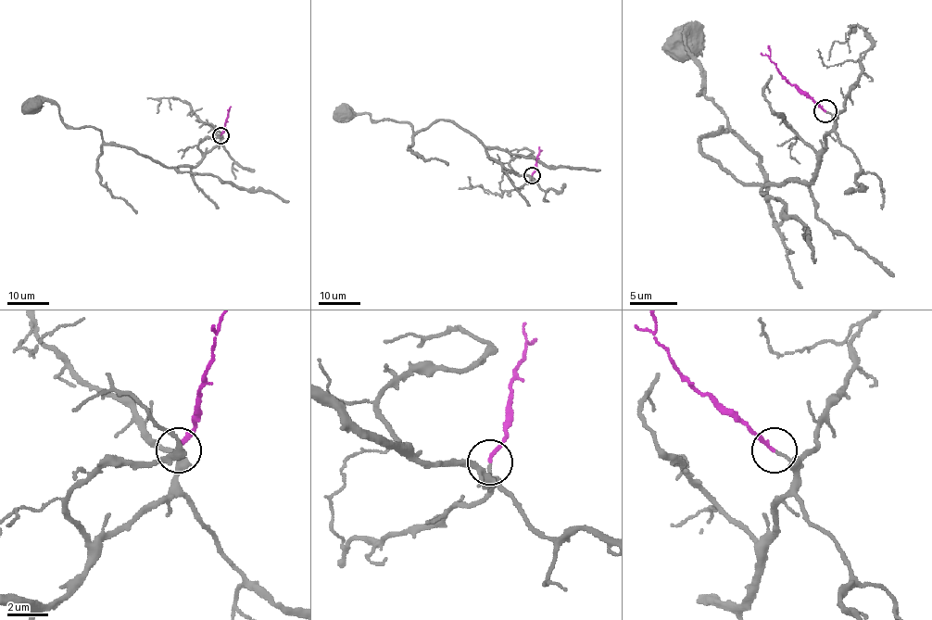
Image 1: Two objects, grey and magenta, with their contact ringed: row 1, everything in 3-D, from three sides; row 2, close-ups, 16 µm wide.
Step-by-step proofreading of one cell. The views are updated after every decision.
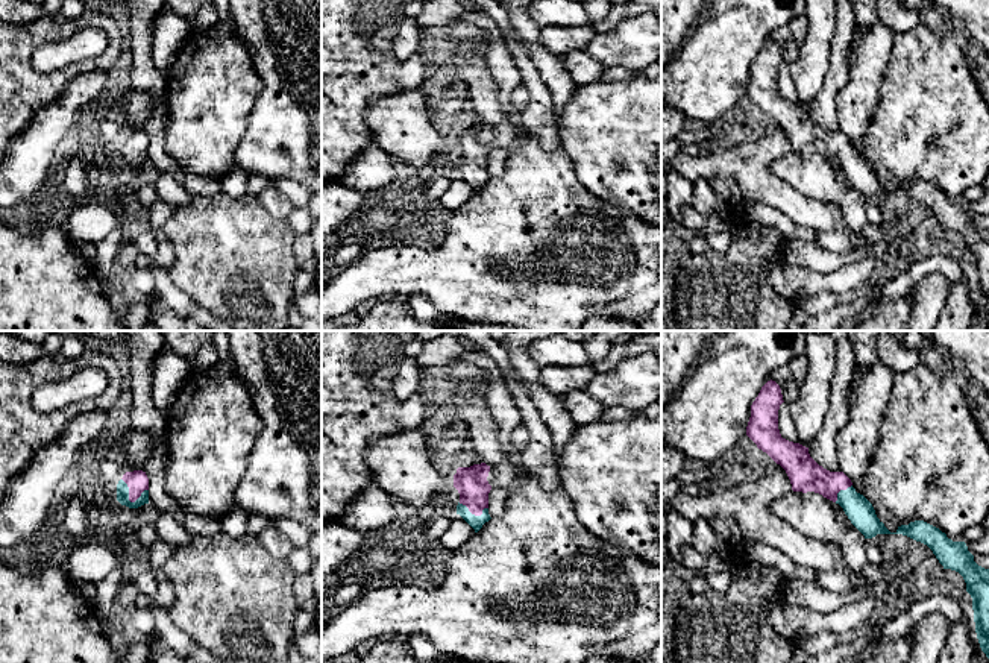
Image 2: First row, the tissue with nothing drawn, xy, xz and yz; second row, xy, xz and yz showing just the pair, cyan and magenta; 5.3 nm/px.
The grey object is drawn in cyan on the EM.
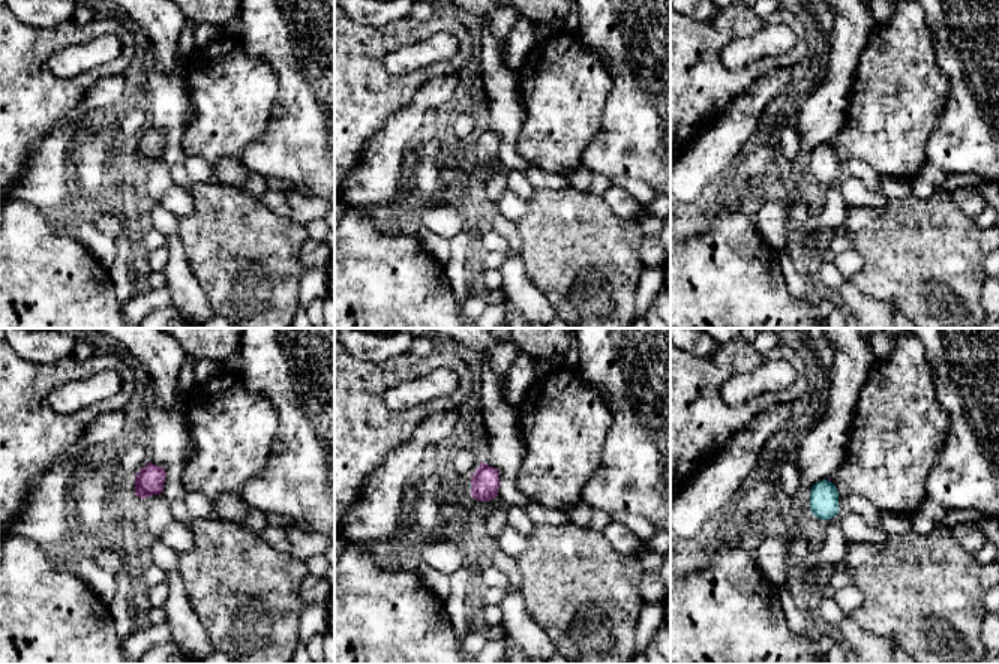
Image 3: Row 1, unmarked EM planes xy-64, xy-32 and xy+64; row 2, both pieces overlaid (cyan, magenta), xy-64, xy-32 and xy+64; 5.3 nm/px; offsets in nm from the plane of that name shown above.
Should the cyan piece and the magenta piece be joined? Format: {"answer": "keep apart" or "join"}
{"answer": "join"}

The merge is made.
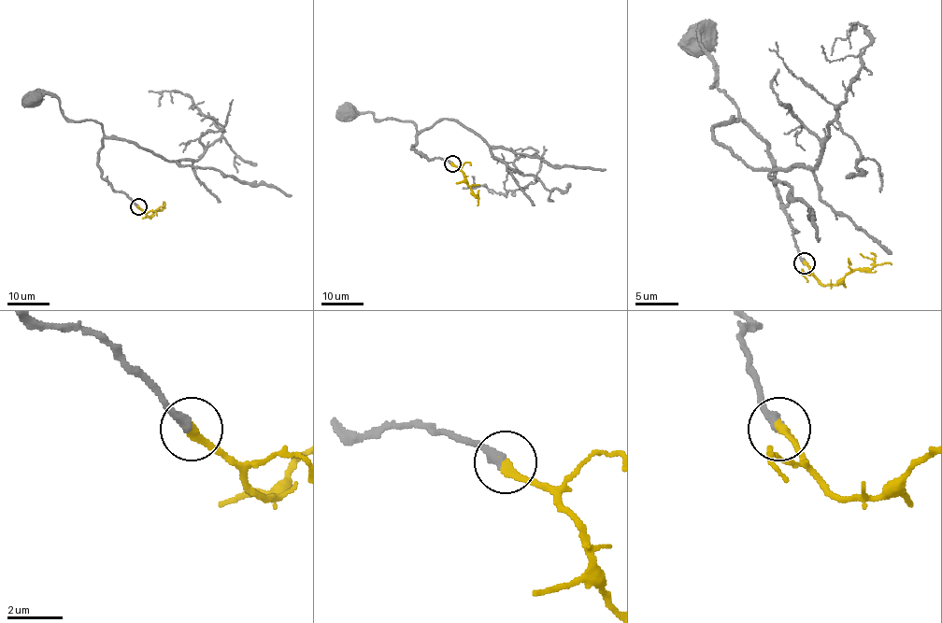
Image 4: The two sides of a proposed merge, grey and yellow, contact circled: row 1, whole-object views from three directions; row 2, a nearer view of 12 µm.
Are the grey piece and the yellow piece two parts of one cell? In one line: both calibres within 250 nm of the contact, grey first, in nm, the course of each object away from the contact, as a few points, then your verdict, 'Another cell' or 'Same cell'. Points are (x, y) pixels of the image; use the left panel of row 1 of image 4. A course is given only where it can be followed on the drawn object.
Thickness 360 nm (grey) against 320 nm. Course of grey: (137, 206), (101, 177), (98, 150), (103, 130), (99, 123), (69, 120), (53, 95), (32, 93), (30, 99). Course of yellow: (137, 206), (150, 217), (164, 203). Same cell

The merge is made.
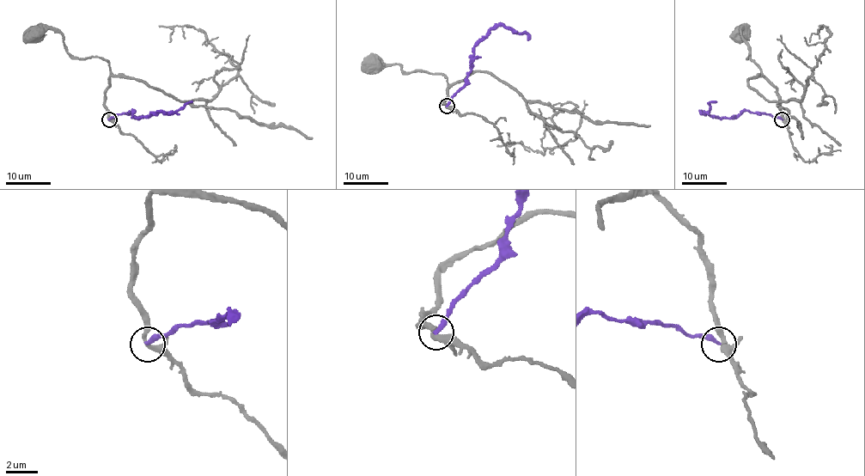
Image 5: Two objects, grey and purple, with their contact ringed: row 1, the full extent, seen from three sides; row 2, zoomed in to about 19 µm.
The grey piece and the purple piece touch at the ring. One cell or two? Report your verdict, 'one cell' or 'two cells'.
two cells

